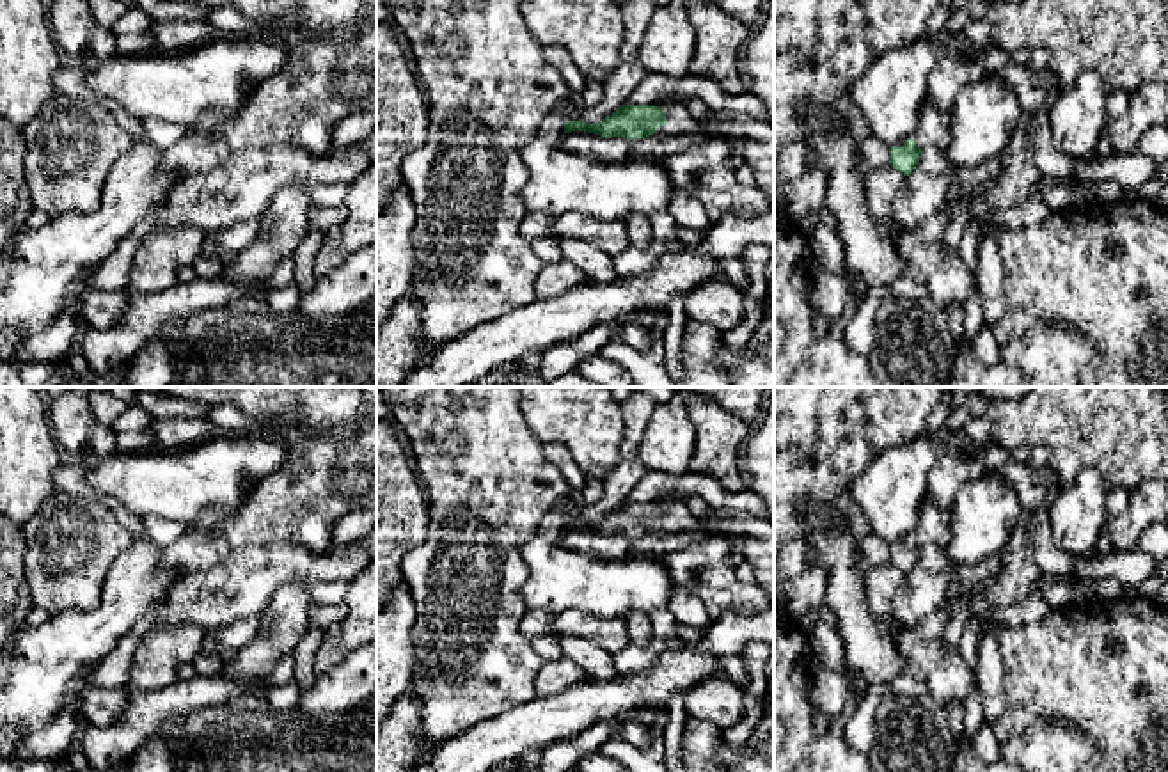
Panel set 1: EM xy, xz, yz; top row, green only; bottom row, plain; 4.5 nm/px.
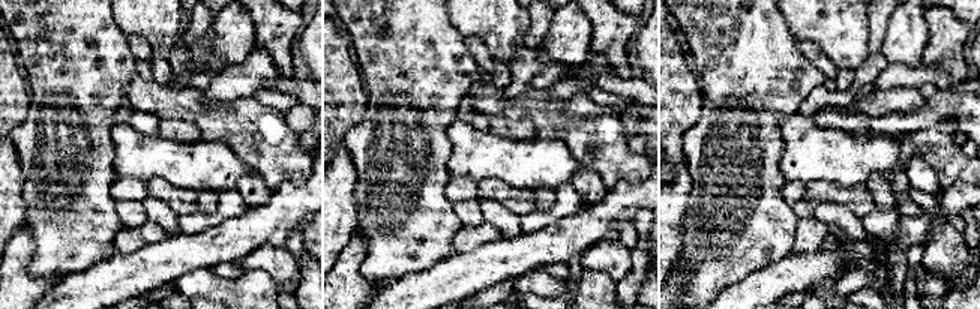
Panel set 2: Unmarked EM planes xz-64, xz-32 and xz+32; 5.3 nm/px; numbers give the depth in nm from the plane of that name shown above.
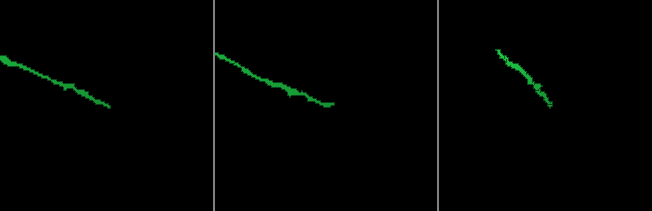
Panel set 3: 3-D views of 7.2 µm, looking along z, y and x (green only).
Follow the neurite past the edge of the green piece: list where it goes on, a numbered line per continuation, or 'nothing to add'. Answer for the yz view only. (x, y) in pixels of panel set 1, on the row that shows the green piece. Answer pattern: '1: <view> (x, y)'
1: yz (934, 130)

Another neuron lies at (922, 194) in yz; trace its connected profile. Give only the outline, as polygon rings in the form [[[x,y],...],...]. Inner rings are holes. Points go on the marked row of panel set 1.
[[[937,147],[921,149],[916,169],[905,176],[891,204],[891,220],[902,231],[918,229],[943,209],[946,188],[953,176],[955,170],[946,151]]]

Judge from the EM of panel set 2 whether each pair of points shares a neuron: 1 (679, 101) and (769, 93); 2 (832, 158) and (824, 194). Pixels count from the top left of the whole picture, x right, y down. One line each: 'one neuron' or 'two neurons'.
1: two neurons
2: two neurons

